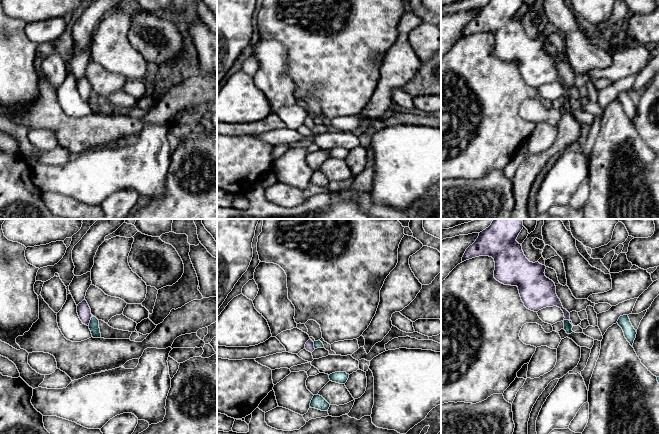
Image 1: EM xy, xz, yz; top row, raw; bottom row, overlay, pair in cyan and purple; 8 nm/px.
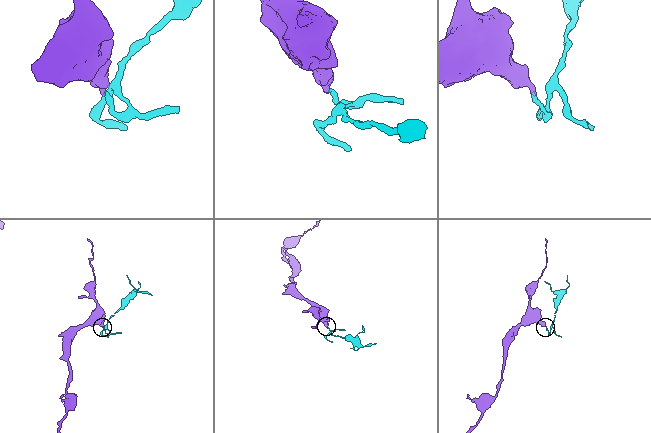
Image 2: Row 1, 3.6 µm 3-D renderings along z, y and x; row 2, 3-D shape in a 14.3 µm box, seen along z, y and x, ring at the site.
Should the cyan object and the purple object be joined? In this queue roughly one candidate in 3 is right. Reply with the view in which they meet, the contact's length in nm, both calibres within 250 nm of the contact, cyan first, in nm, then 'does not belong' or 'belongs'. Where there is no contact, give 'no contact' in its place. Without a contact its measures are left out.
contact in yz; length 90 nm; calibres 70 and 140 nm; does not belong

